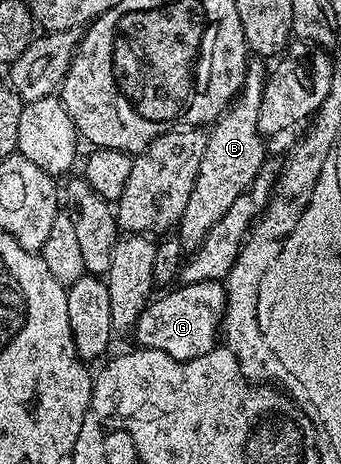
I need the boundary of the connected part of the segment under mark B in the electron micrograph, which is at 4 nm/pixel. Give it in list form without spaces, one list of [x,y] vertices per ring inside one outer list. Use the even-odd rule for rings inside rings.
[[[250,64],[246,68],[245,78],[237,97],[229,104],[228,109],[212,122],[211,128],[208,130],[209,138],[207,147],[203,151],[203,163],[199,163],[199,175],[195,175],[195,187],[191,187],[191,199],[187,199],[187,207],[183,207],[183,215],[179,222],[179,236],[181,244],[186,250],[192,251],[199,248],[207,231],[211,231],[211,227],[215,227],[215,223],[219,223],[219,219],[223,219],[223,215],[227,215],[231,203],[235,203],[235,199],[239,199],[239,195],[243,195],[243,191],[249,189],[259,175],[261,166],[266,164],[265,144],[267,141],[259,131],[259,103],[263,103],[263,87],[266,76],[266,66]]]

